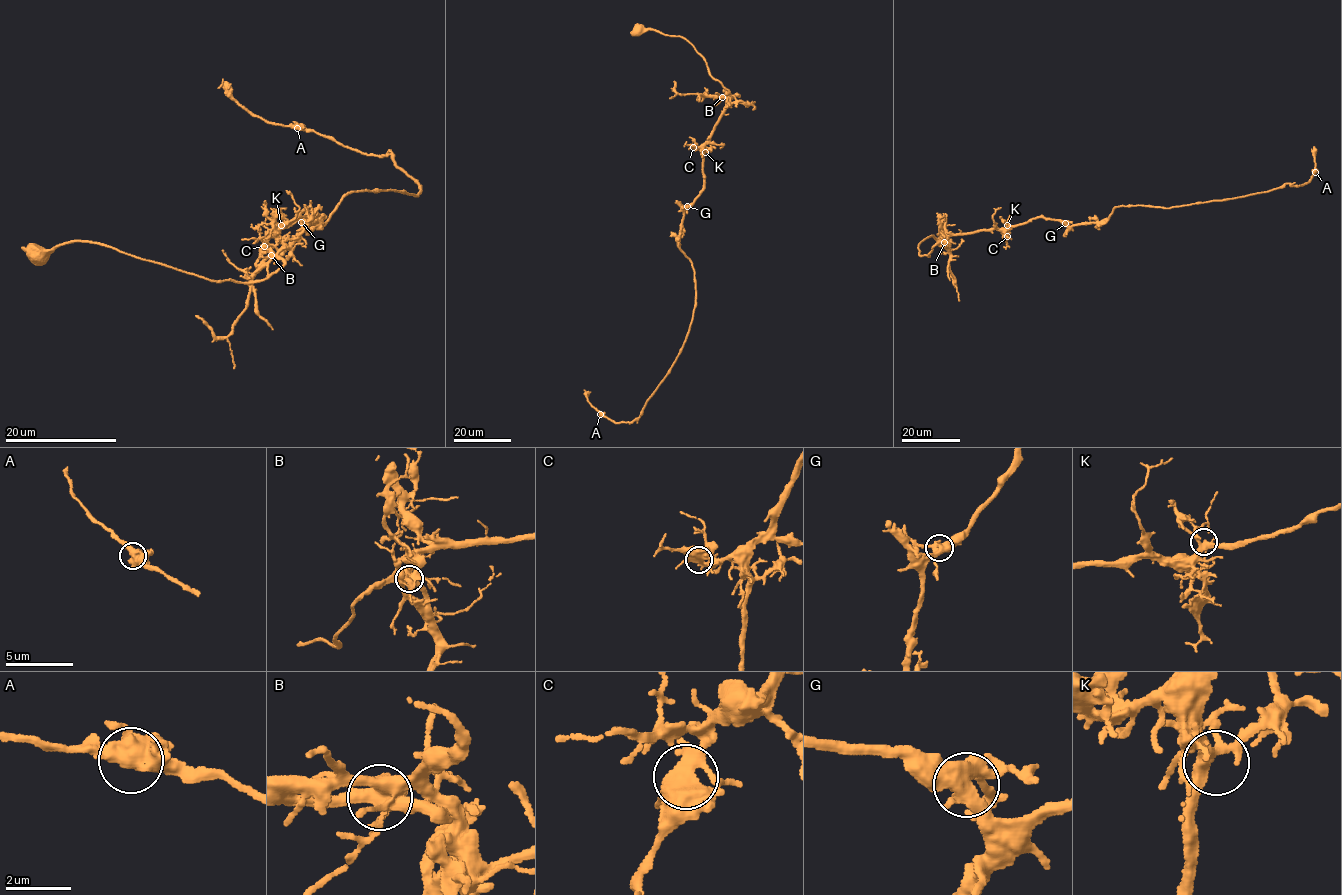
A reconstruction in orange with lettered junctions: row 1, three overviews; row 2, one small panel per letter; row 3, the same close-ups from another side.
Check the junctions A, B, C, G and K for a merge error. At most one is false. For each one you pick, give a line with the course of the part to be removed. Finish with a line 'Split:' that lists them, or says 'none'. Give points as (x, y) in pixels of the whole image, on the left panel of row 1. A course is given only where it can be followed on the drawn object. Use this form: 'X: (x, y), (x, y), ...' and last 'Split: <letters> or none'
B: (271, 256), (267, 256), (252, 281), (246, 309), (229, 334), (217, 337), (212, 328), (196, 316)
Split: B

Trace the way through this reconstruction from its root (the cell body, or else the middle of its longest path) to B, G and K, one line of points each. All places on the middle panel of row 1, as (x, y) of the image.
B: (638, 29), (641, 27), (688, 40), (702, 56), (710, 73), (728, 90), (721, 96)
G: (638, 29), (641, 27), (688, 40), (710, 73), (728, 91), (727, 105), (704, 145), (703, 189), (687, 206)
K: (638, 29), (641, 27), (688, 40), (702, 56), (710, 73), (728, 90), (727, 105), (704, 145), (705, 152)

